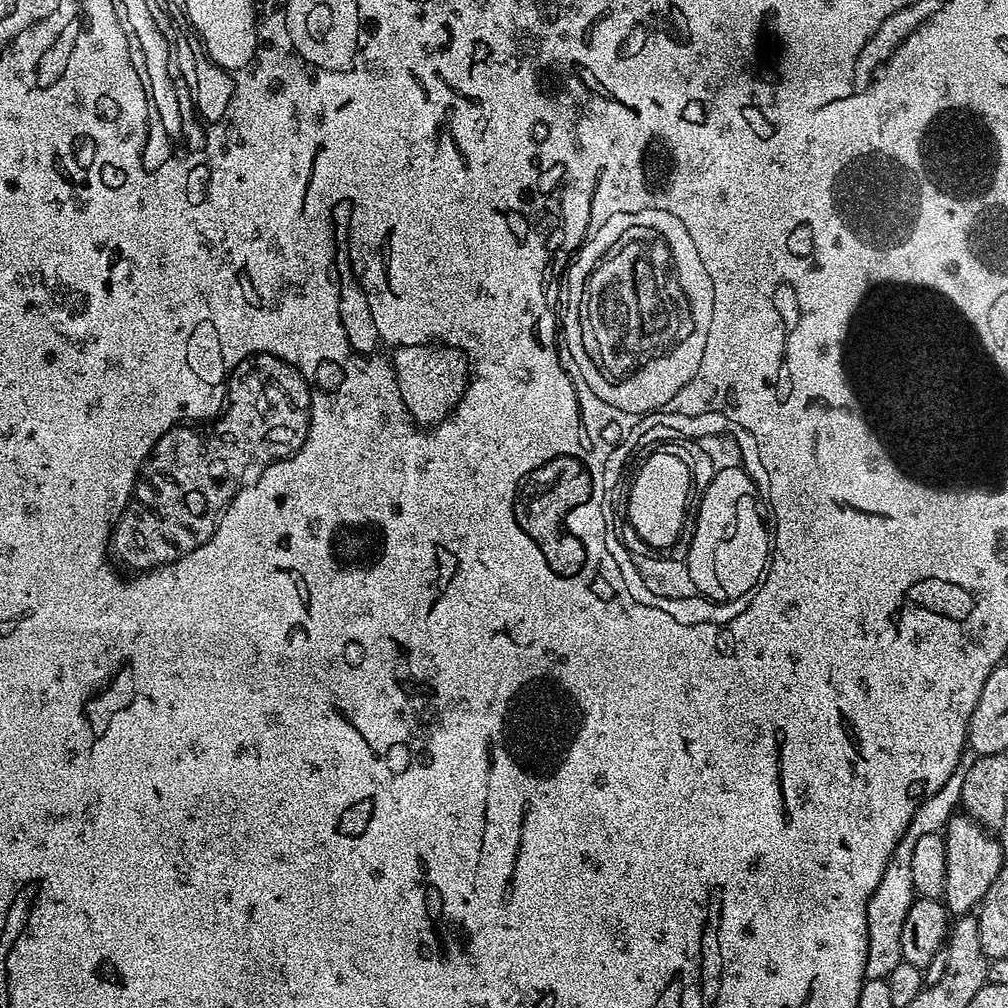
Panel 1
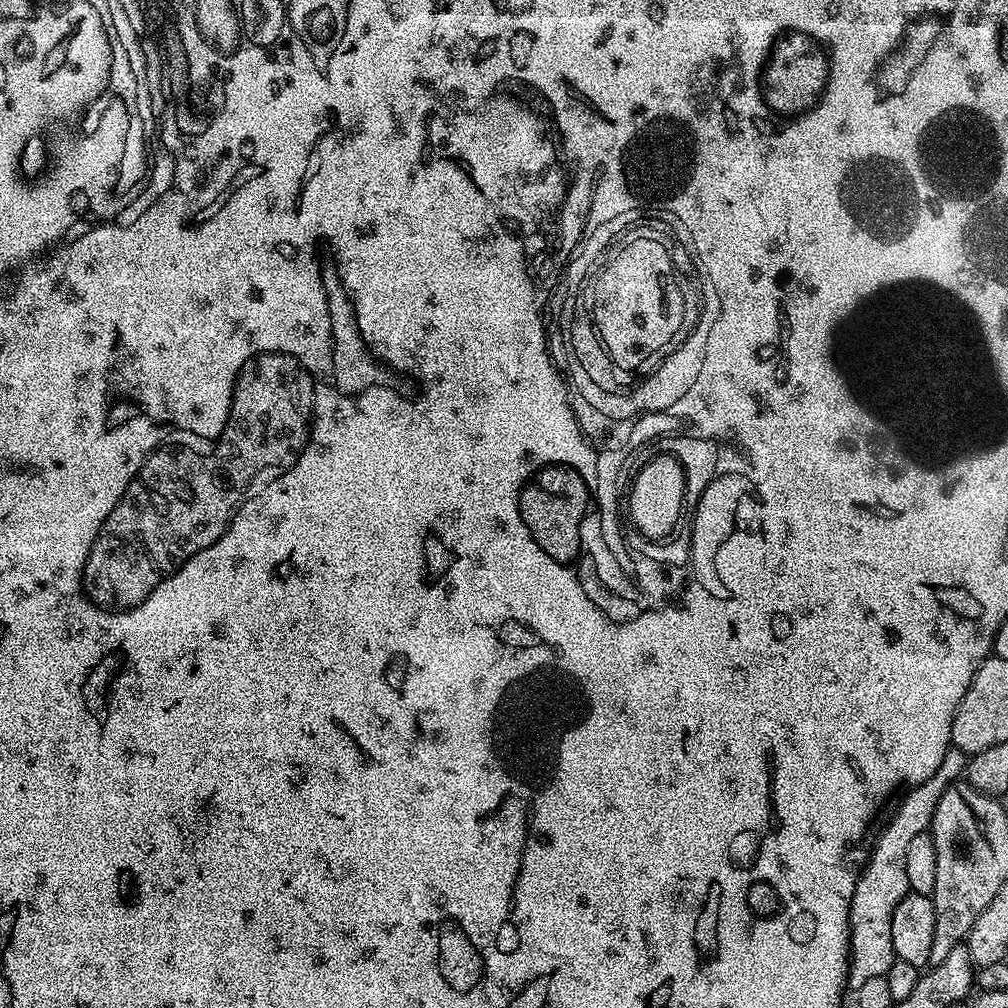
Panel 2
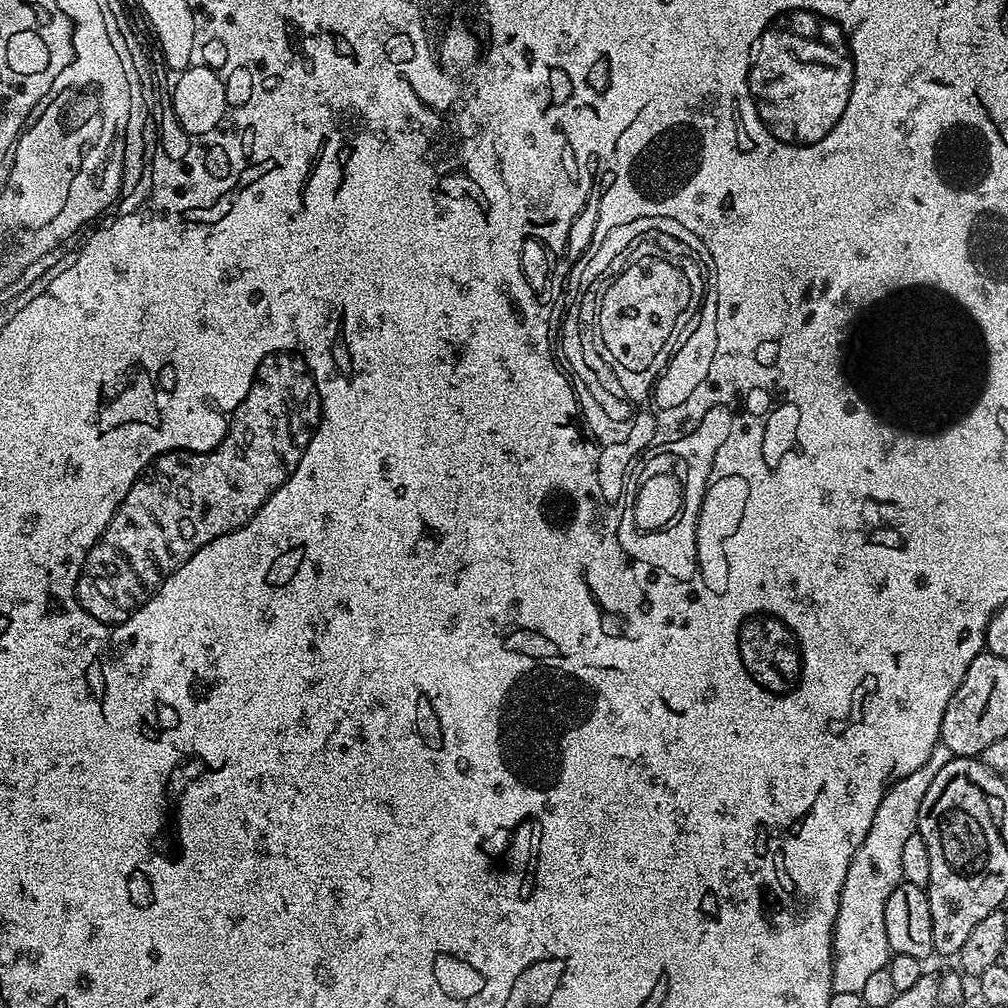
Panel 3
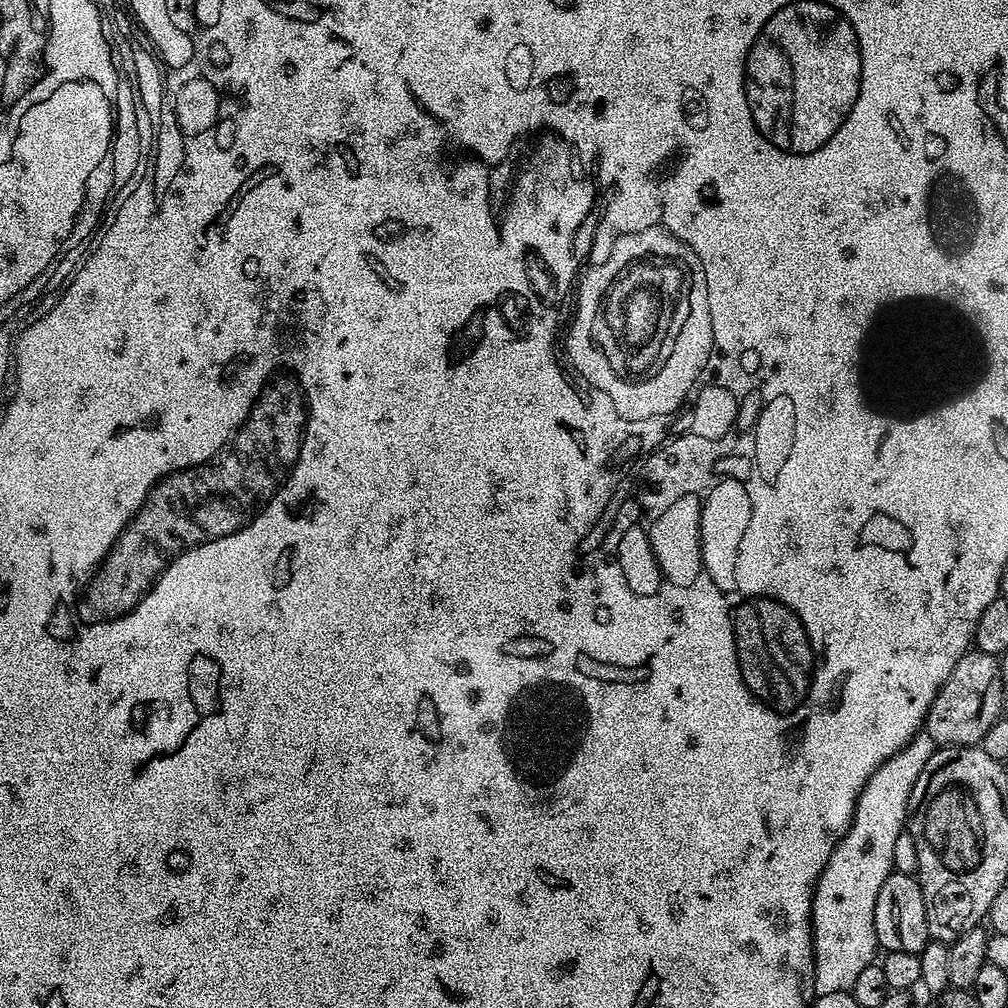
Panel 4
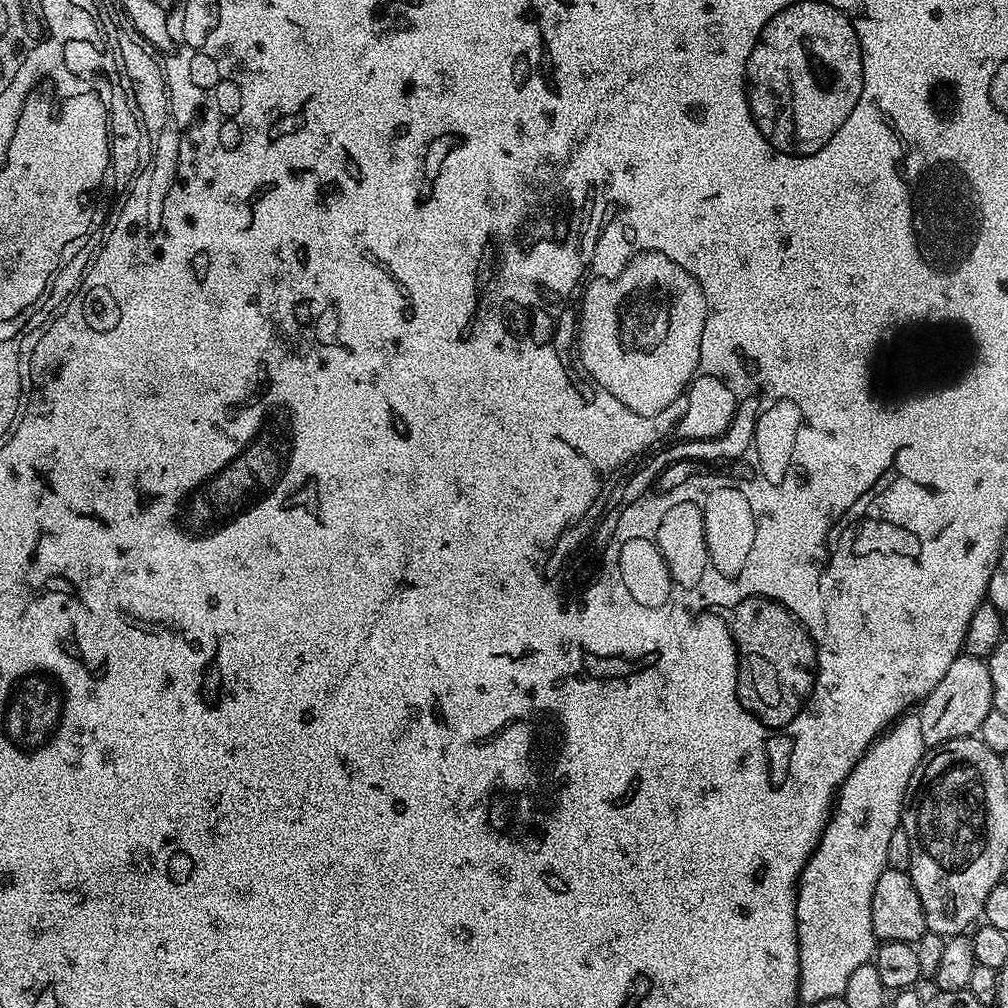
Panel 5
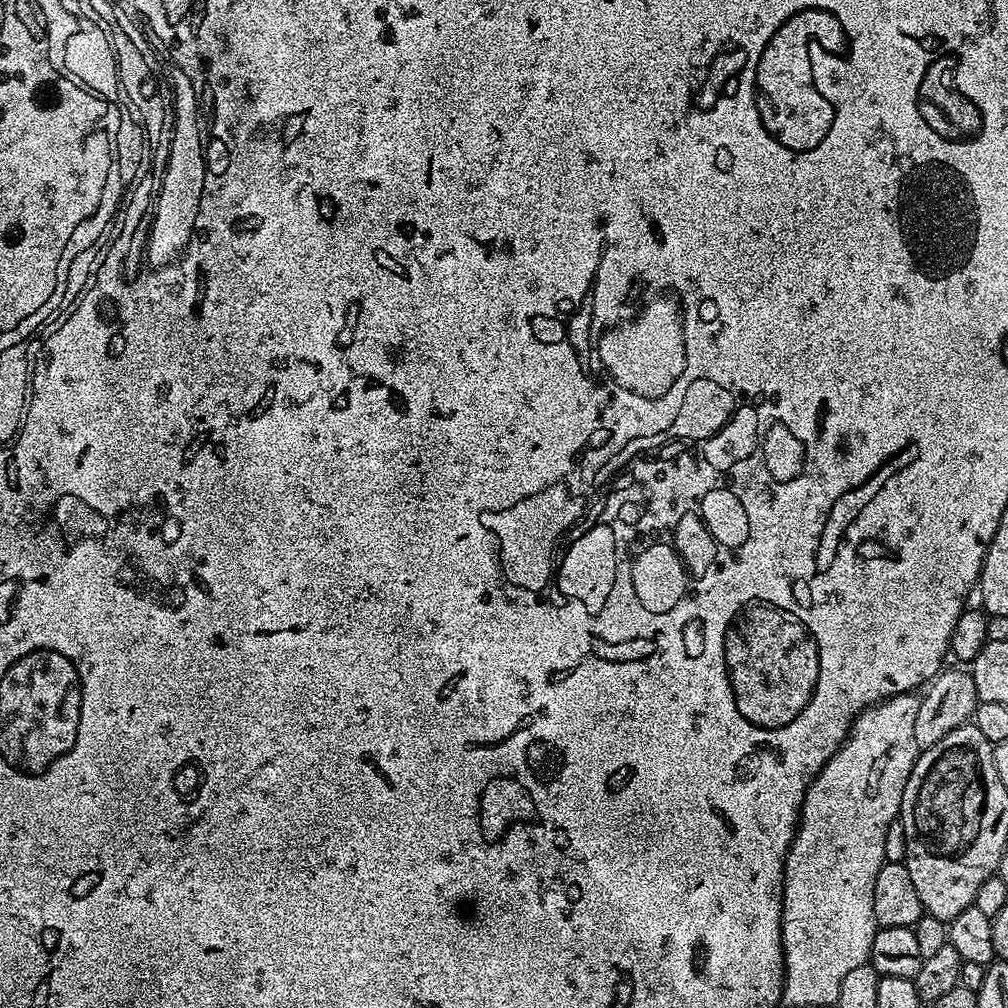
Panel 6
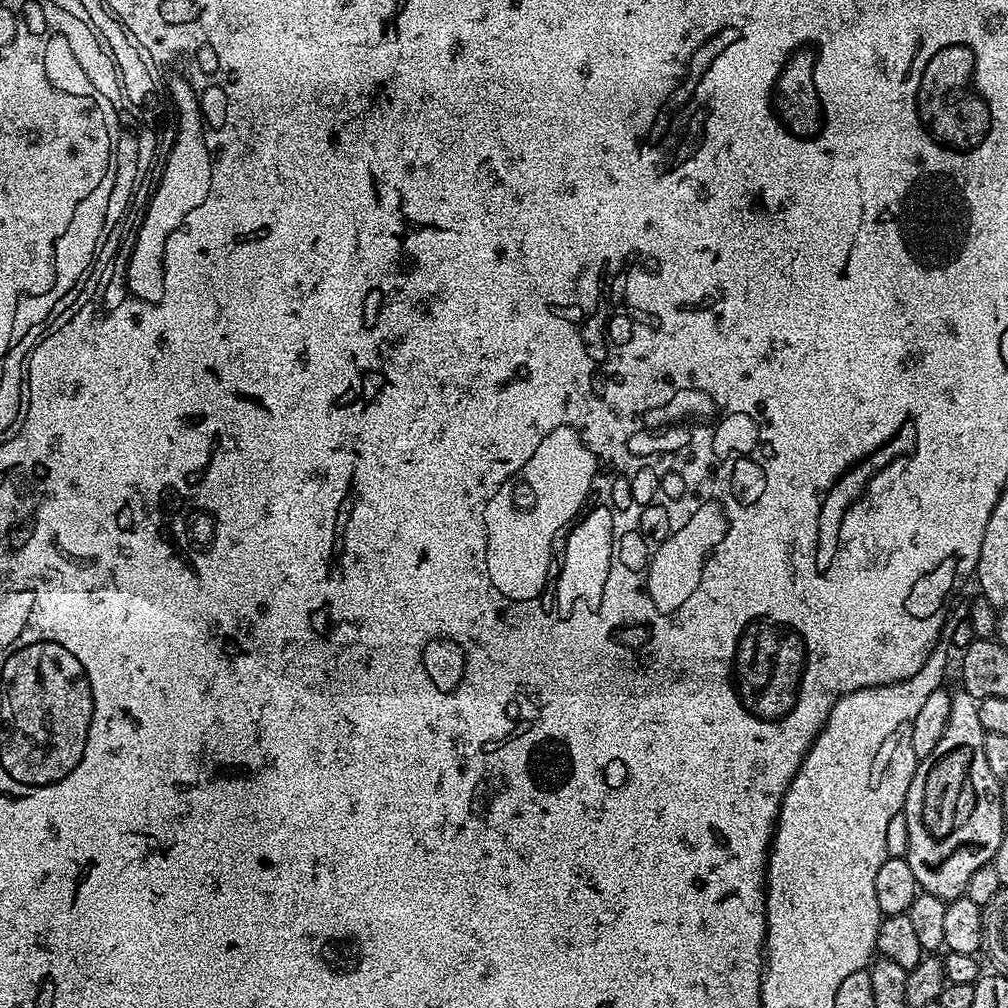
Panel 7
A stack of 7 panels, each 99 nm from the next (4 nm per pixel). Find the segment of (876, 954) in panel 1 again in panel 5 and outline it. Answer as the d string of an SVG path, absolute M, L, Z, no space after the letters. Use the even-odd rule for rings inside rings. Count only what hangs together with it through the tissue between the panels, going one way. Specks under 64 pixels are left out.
M905 714L864 751L863 758L840 787L828 825L820 835L818 846L808 857L808 864L796 889L796 933L800 947L799 999L803 1003L805 1000L805 1005L835 996L843 997L850 974L873 959L878 947L874 922L870 922L874 886L878 886L878 878L888 867L886 849L894 830L901 827L902 805L925 759L926 745L922 738L920 717Z

